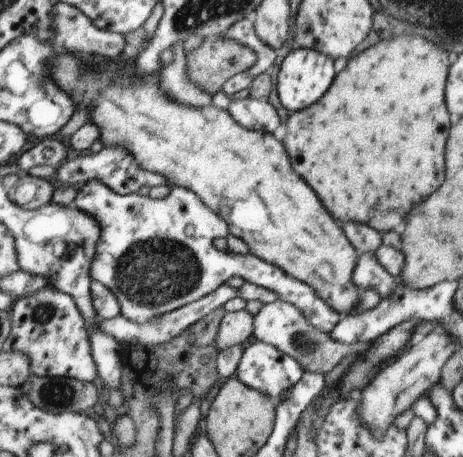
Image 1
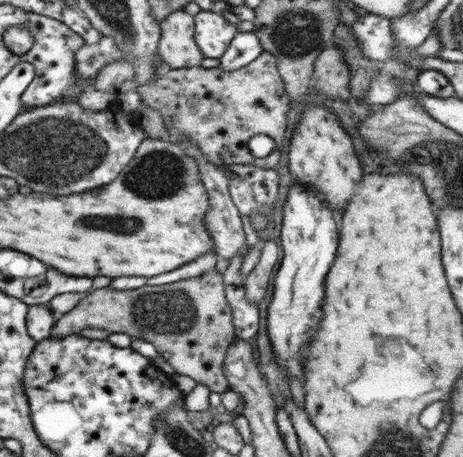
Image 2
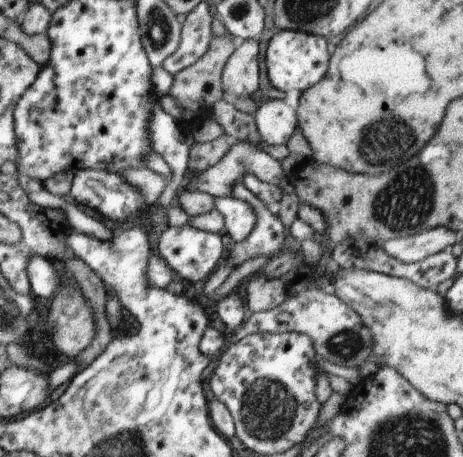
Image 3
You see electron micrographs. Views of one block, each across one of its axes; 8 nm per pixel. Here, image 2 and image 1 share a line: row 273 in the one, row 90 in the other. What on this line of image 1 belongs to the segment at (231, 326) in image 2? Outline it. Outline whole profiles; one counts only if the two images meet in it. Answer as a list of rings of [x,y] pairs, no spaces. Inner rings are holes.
[[[218,35],[215,40],[204,39],[204,42],[192,50],[192,52],[185,52],[186,68],[190,74],[190,80],[194,84],[198,84],[204,92],[208,92],[210,96],[218,94],[222,91],[222,86],[228,78],[232,78],[238,72],[247,71],[256,64],[256,51],[250,47],[236,42],[236,40],[228,40],[226,35]]]

